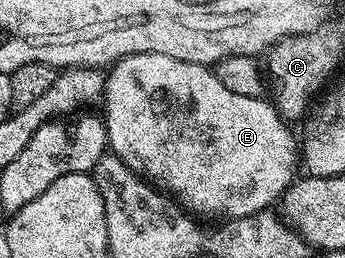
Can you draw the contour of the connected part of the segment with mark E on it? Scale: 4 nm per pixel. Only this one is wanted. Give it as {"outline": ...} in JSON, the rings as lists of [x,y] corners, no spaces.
{"outline":[[[129,54],[126,58],[119,58],[117,62],[109,67],[104,78],[104,103],[106,102],[106,141],[109,149],[132,172],[136,172],[141,178],[158,187],[169,197],[173,198],[183,210],[194,216],[220,216],[219,218],[246,218],[248,215],[258,214],[260,211],[269,209],[281,199],[283,192],[295,179],[296,168],[300,162],[300,146],[297,137],[287,127],[287,121],[278,112],[277,107],[267,99],[237,95],[232,92],[207,66],[192,64],[184,60],[176,60],[172,56],[160,56],[159,54]]]}

